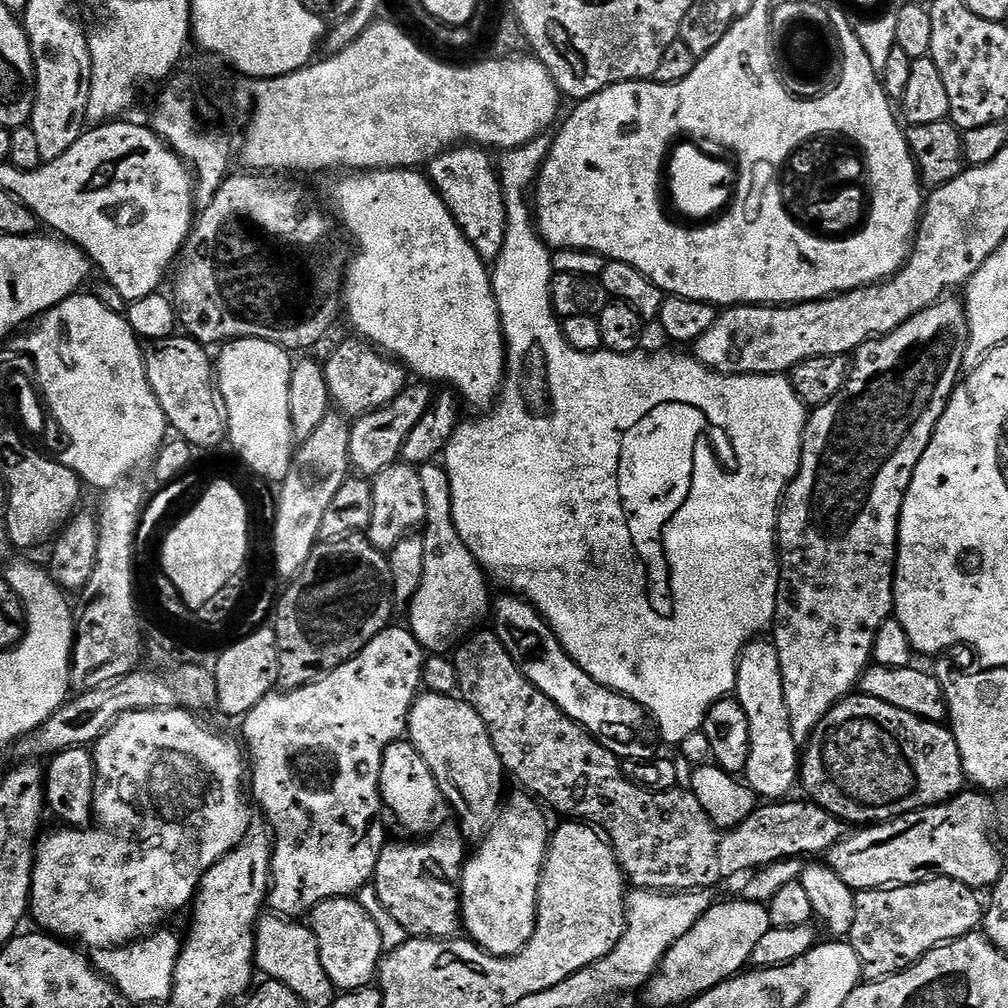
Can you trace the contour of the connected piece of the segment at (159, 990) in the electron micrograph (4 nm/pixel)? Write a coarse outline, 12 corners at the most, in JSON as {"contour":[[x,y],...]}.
{"contour":[[181,937],[101,948],[94,967],[132,1004],[172,994]]}

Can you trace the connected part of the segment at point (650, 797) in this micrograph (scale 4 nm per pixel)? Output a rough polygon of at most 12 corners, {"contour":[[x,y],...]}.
{"contour":[[495,631],[458,692],[505,773],[591,822],[633,889],[694,892],[823,857],[845,821],[804,798],[712,825],[645,790],[525,678]]}

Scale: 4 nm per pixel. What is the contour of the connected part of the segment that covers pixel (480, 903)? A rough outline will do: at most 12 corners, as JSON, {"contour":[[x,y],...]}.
{"contour":[[514,797],[465,859],[463,931],[517,956],[536,925],[548,828]]}

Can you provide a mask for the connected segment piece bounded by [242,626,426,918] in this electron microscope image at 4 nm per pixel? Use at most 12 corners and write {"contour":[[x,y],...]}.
{"contour":[[383,628],[242,718],[266,904],[355,897],[426,653]]}

